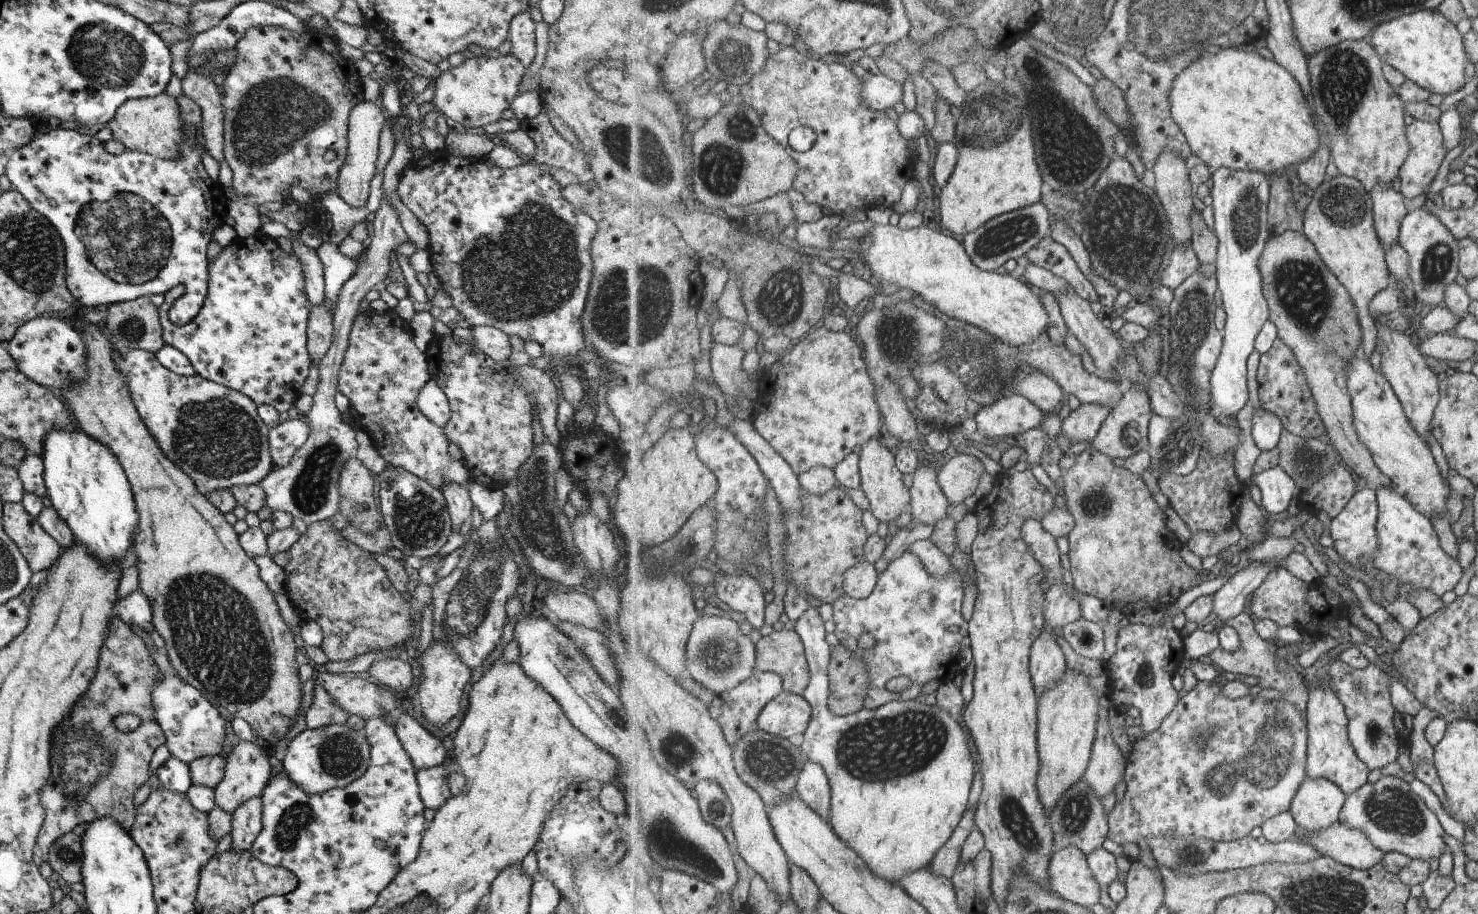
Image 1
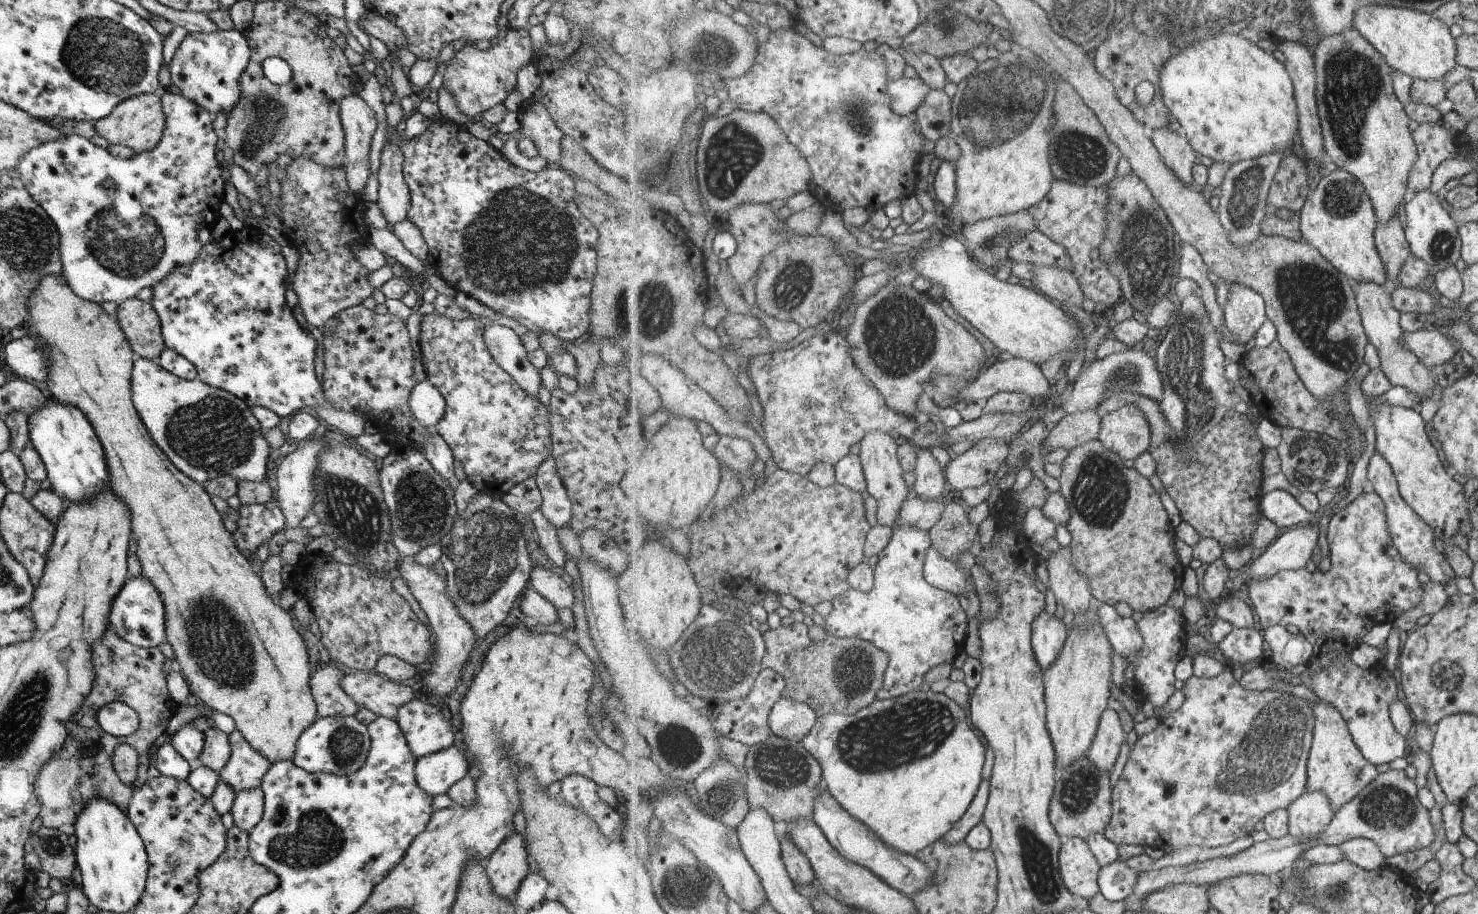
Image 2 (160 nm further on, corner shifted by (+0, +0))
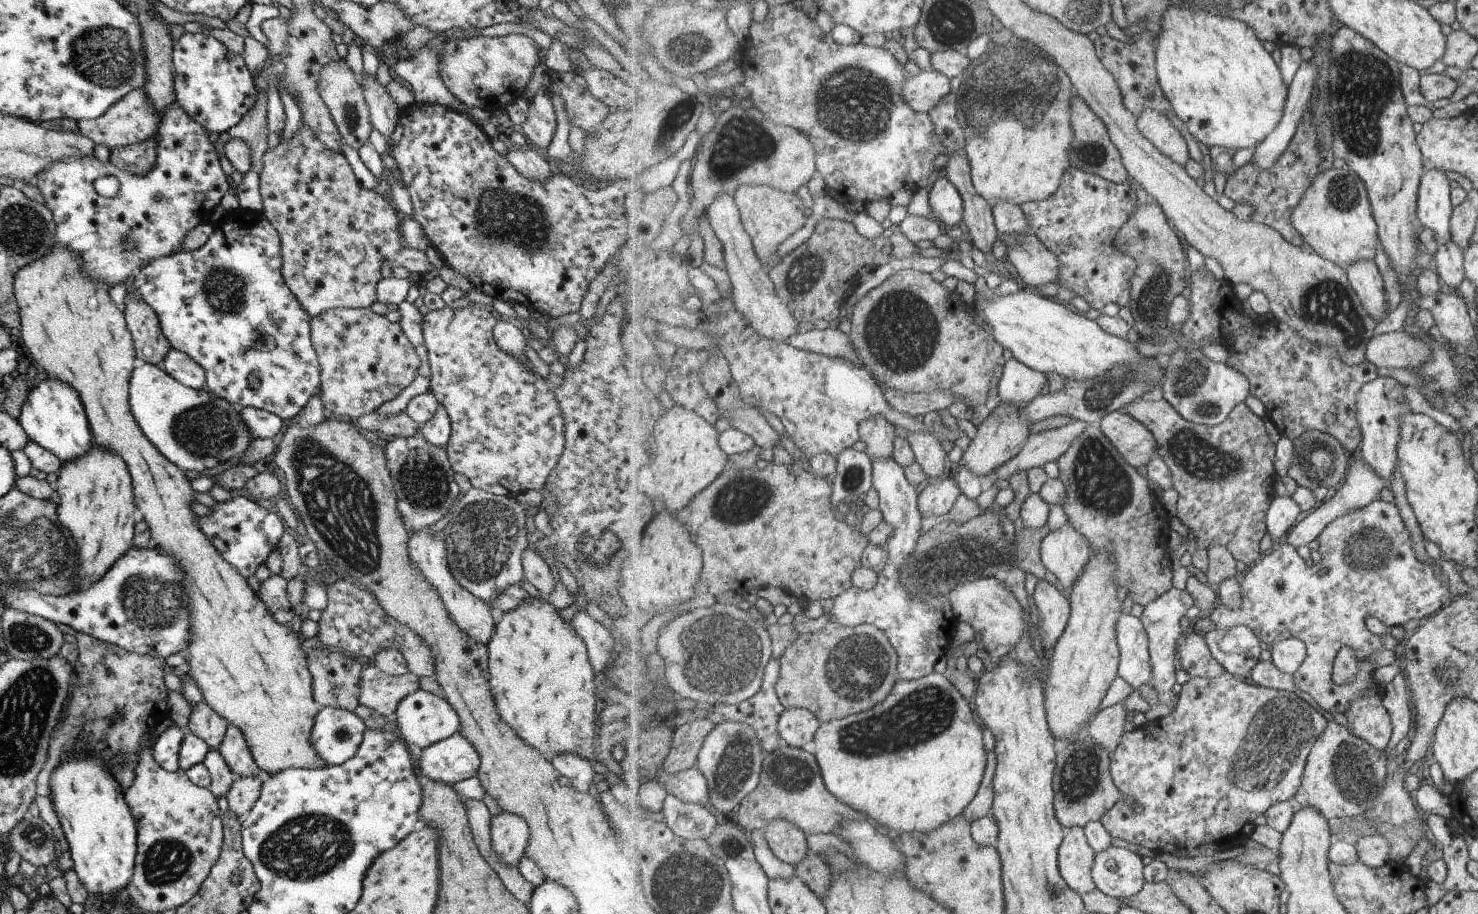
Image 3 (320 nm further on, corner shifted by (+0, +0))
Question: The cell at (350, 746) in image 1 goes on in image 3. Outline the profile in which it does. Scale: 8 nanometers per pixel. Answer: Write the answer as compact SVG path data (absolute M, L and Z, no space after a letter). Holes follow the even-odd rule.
M320 707L310 730L310 743L326 766L340 765L356 753L365 730L353 711Z

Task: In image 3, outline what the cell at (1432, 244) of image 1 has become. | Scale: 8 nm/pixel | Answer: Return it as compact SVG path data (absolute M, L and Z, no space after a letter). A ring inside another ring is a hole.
M1431 169L1425 172L1420 182L1417 216L1422 227L1433 231L1438 245L1452 241L1451 219L1454 207L1447 171Z

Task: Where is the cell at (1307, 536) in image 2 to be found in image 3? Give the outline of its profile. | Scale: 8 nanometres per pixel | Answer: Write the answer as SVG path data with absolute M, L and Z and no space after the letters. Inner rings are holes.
M1356 454L1352 456L1352 462L1349 465L1348 473L1344 484L1340 488L1336 488L1331 494L1321 503L1319 507L1313 509L1302 521L1299 521L1292 530L1287 534L1285 542L1294 544L1295 546L1309 544L1325 530L1325 527L1336 518L1345 516L1347 513L1352 513L1360 508L1369 506L1381 496L1381 490L1389 487L1385 477L1382 477L1374 466L1369 464L1365 458L1356 459Z

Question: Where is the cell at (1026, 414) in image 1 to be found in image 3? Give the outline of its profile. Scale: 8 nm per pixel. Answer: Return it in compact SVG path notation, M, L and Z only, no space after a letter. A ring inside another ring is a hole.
M1015 358L1006 362L998 383L1001 402L1031 404L1046 392L1047 375Z

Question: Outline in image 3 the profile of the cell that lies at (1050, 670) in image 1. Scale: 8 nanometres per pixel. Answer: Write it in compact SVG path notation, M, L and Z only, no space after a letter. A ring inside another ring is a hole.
M1039 579L1033 596L1042 620L1039 627L1041 646L1055 646L1067 628L1072 613L1069 595L1066 591L1053 586L1051 582Z

